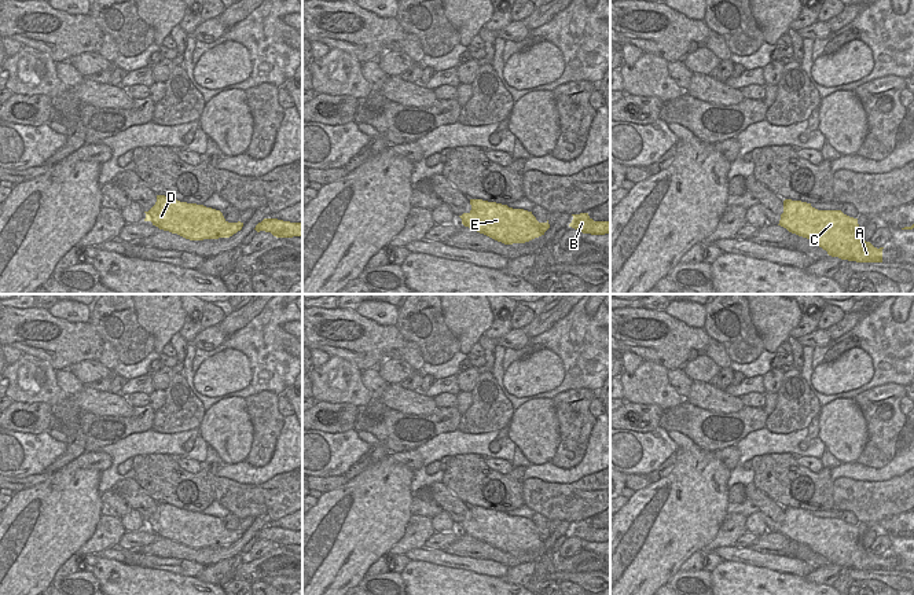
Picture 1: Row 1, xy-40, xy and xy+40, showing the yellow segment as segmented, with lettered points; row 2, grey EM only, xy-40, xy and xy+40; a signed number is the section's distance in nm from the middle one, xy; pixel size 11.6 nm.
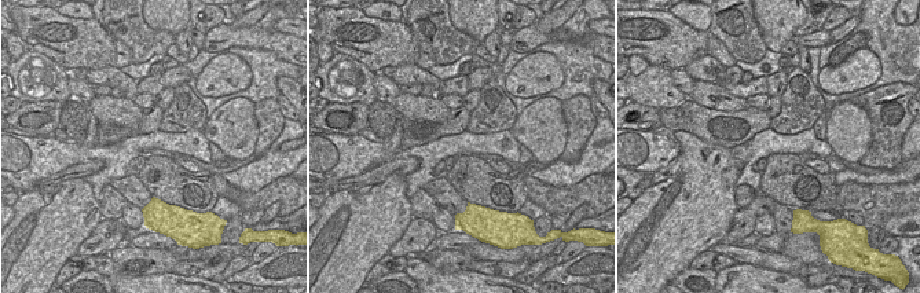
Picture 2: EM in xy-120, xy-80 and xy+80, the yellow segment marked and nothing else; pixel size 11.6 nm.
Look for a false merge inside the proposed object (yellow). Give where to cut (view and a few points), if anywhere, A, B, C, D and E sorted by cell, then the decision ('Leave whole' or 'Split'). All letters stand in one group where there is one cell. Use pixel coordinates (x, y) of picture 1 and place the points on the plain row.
Split along xy-40 (237, 531), (234, 540). Groups: A C D E / B. Split.

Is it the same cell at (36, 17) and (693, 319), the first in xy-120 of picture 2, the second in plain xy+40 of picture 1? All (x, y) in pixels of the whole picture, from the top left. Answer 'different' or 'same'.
different

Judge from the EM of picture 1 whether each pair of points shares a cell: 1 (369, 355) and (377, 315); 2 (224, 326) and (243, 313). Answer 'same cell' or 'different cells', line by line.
1: different cells
2: same cell

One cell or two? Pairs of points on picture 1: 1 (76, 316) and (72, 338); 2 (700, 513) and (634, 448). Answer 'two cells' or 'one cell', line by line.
1: two cells
2: two cells

